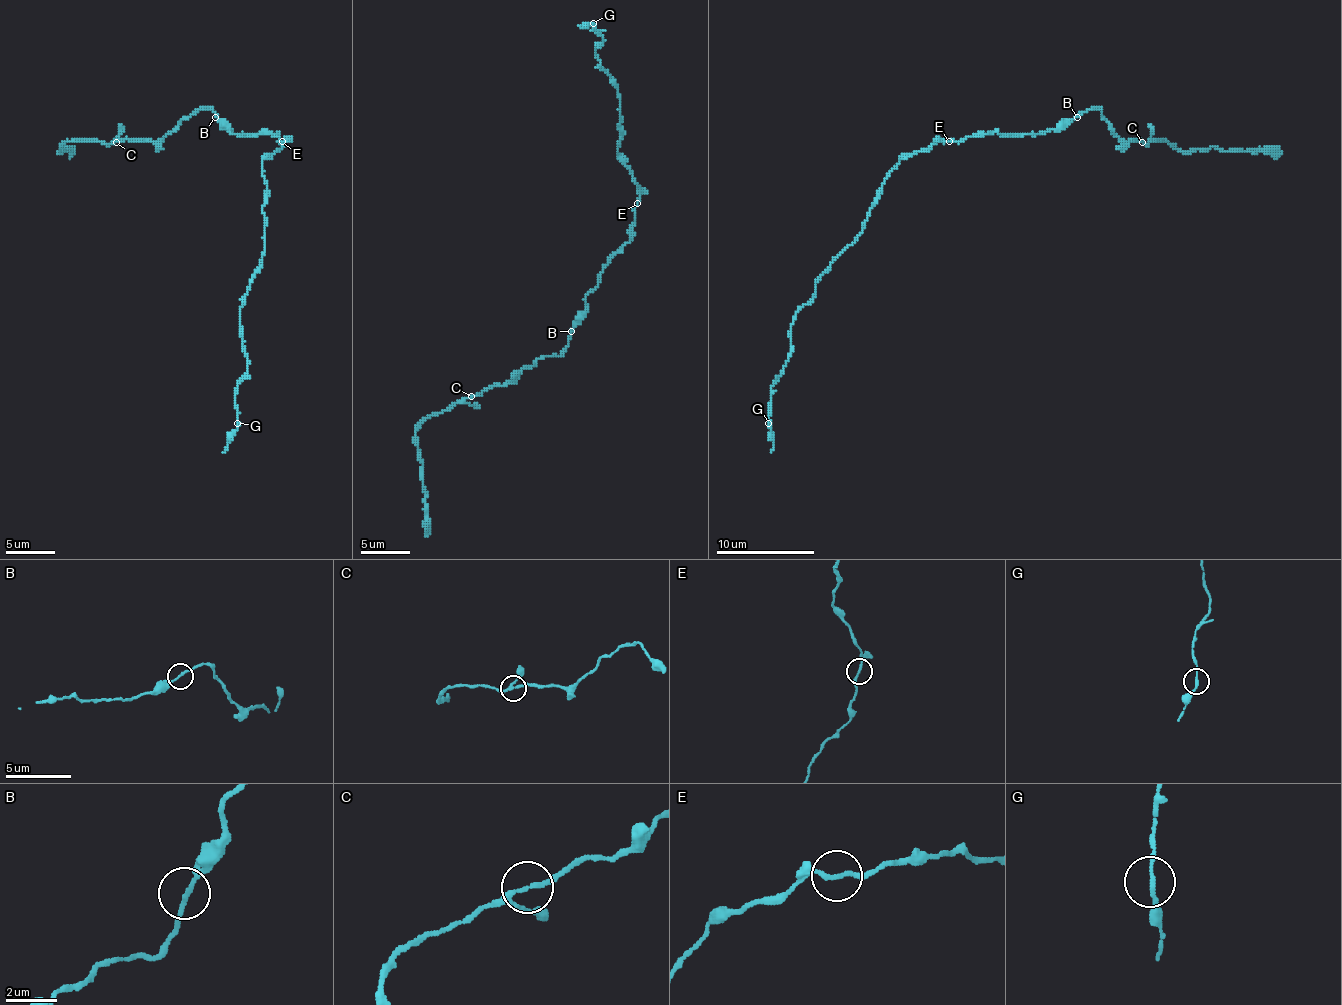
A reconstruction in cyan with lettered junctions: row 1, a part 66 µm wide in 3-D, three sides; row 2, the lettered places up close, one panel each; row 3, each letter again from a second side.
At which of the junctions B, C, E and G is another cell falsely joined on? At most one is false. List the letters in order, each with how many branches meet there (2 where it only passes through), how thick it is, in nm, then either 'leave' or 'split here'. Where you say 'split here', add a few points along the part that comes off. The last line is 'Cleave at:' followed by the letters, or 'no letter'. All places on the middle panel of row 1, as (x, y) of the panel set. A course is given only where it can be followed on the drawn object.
B: branches 2; calibre 160 nm; leave
C: branches 3; calibre 140 nm; leave
E: branches 2; calibre 160 nm; leave
G: branches 2; calibre 140 nm; leave
Cleave at: no letter

